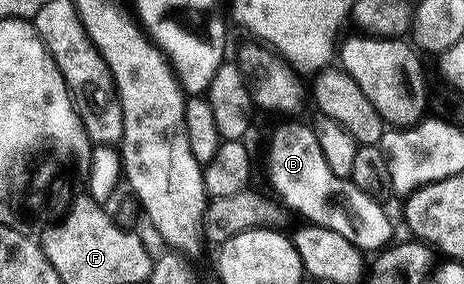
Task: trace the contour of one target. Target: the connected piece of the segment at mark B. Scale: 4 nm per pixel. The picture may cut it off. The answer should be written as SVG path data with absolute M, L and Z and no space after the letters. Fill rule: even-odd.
M288 122L280 125L272 134L268 148L268 178L276 190L275 195L288 207L288 205L300 212L311 225L319 228L334 230L350 240L356 248L363 252L379 251L389 245L393 239L392 222L384 212L384 206L372 196L362 193L352 184L351 179L343 178L334 174L322 157L322 150L317 142L317 135L314 134L311 125L298 122Z

